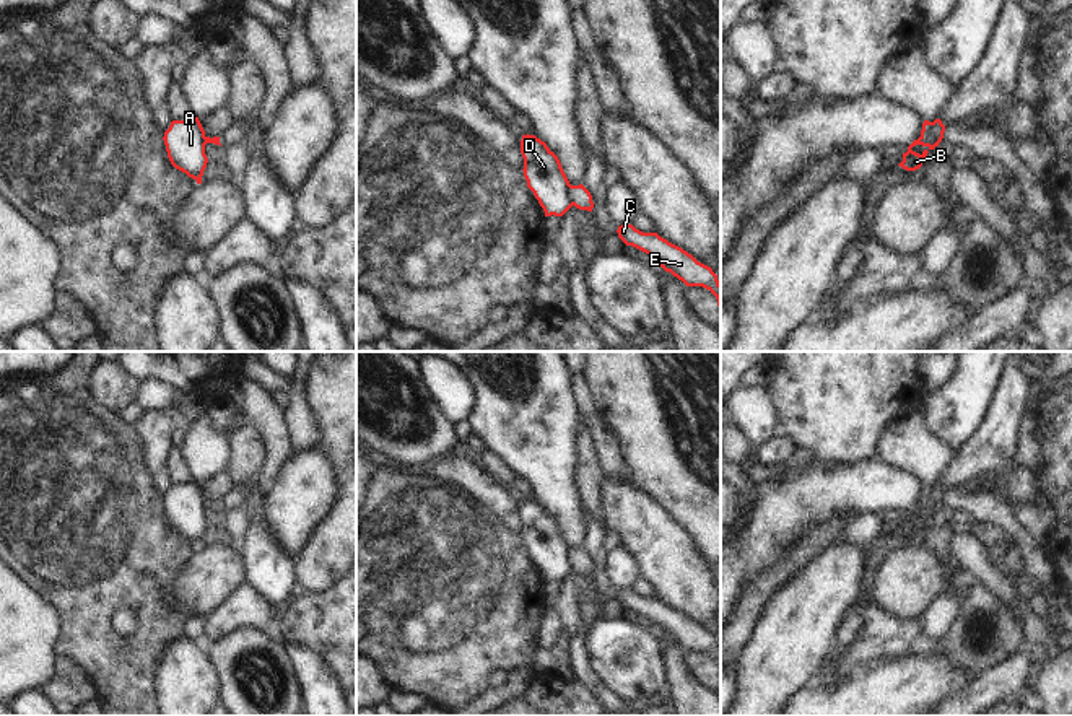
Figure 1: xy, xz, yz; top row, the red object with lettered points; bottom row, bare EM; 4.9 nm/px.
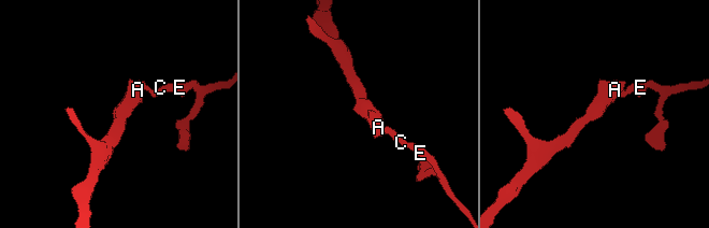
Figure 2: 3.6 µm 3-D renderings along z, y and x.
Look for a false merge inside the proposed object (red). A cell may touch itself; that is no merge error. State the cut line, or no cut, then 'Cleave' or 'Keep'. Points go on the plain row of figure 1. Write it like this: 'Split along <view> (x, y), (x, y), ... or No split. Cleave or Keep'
Split along yz (932, 487), (928, 505), (923, 510). Cleave

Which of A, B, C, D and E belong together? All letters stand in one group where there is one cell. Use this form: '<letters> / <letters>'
A B D / C E

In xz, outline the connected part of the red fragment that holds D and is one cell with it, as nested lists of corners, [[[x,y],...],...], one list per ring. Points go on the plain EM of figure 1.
[[[522,500],[524,542],[545,581],[563,581],[571,571],[569,545],[558,521],[535,500]]]

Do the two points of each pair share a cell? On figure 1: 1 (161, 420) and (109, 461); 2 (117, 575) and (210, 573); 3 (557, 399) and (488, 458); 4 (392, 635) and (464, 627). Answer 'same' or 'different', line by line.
1: different
2: different
3: different
4: same

